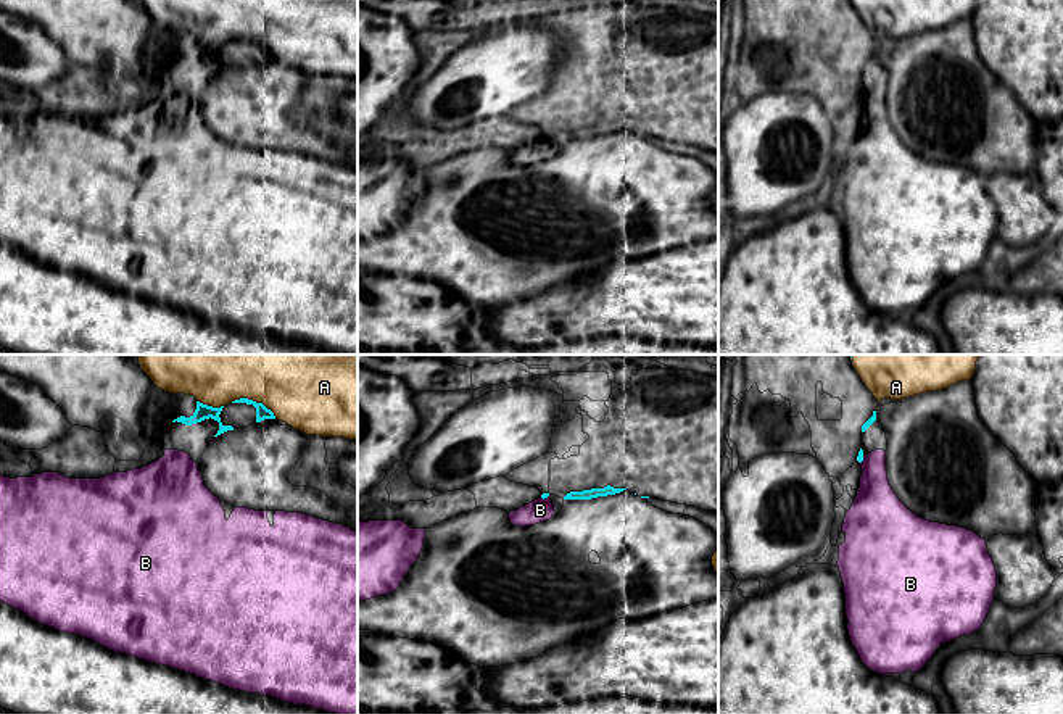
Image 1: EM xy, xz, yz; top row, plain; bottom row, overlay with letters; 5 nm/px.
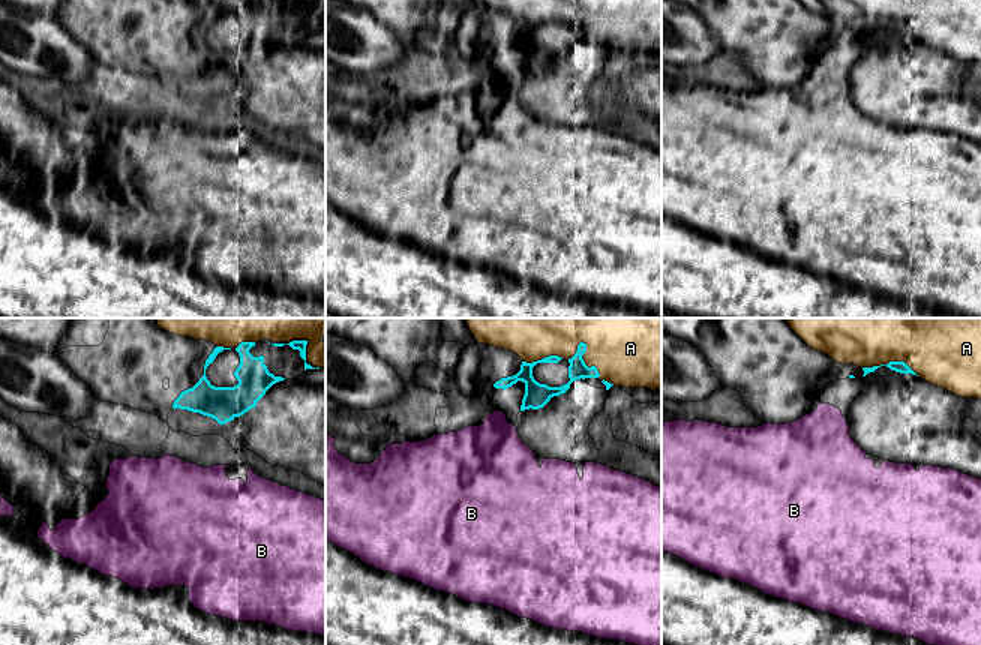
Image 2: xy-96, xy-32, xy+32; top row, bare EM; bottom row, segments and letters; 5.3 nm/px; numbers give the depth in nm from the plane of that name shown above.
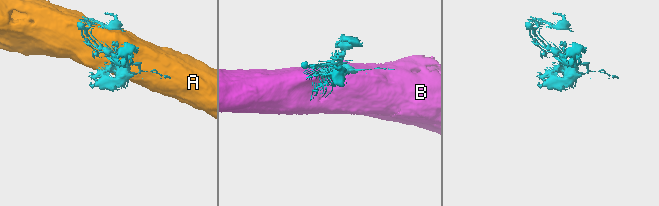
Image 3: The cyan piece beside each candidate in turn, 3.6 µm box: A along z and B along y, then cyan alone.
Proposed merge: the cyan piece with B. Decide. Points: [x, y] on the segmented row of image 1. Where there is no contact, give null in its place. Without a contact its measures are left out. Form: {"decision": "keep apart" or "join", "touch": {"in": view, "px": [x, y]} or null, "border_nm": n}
{"decision": "keep apart", "touch": {"in": "xz", "px": [545, 497]}, "border_nm": 50}

